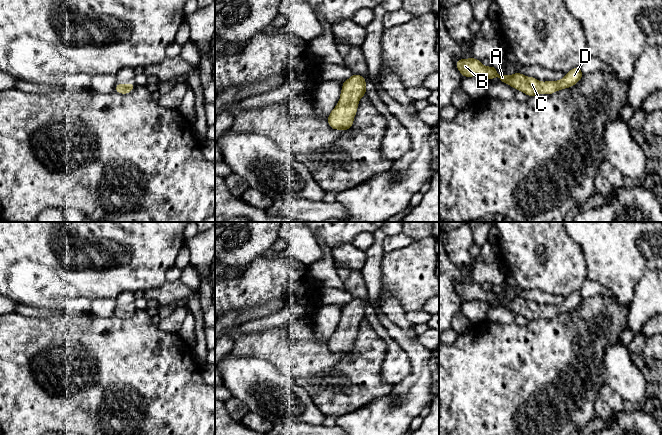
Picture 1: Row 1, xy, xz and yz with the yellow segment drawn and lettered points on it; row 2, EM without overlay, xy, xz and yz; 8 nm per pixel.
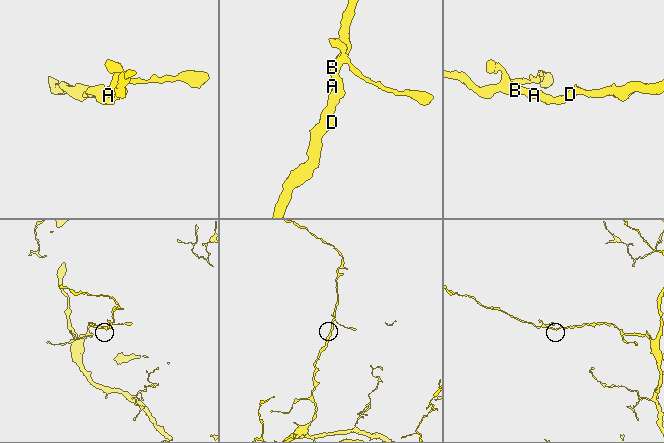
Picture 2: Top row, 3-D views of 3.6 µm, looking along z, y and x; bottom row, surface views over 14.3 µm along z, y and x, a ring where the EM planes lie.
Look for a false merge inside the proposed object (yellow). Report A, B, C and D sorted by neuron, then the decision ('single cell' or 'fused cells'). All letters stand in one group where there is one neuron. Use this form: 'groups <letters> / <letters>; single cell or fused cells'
groups A B C D; single cell

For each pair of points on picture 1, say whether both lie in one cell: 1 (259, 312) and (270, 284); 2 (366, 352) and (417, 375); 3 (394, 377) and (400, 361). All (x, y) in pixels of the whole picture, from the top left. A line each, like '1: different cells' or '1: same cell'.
1: different cells
2: different cells
3: same cell

